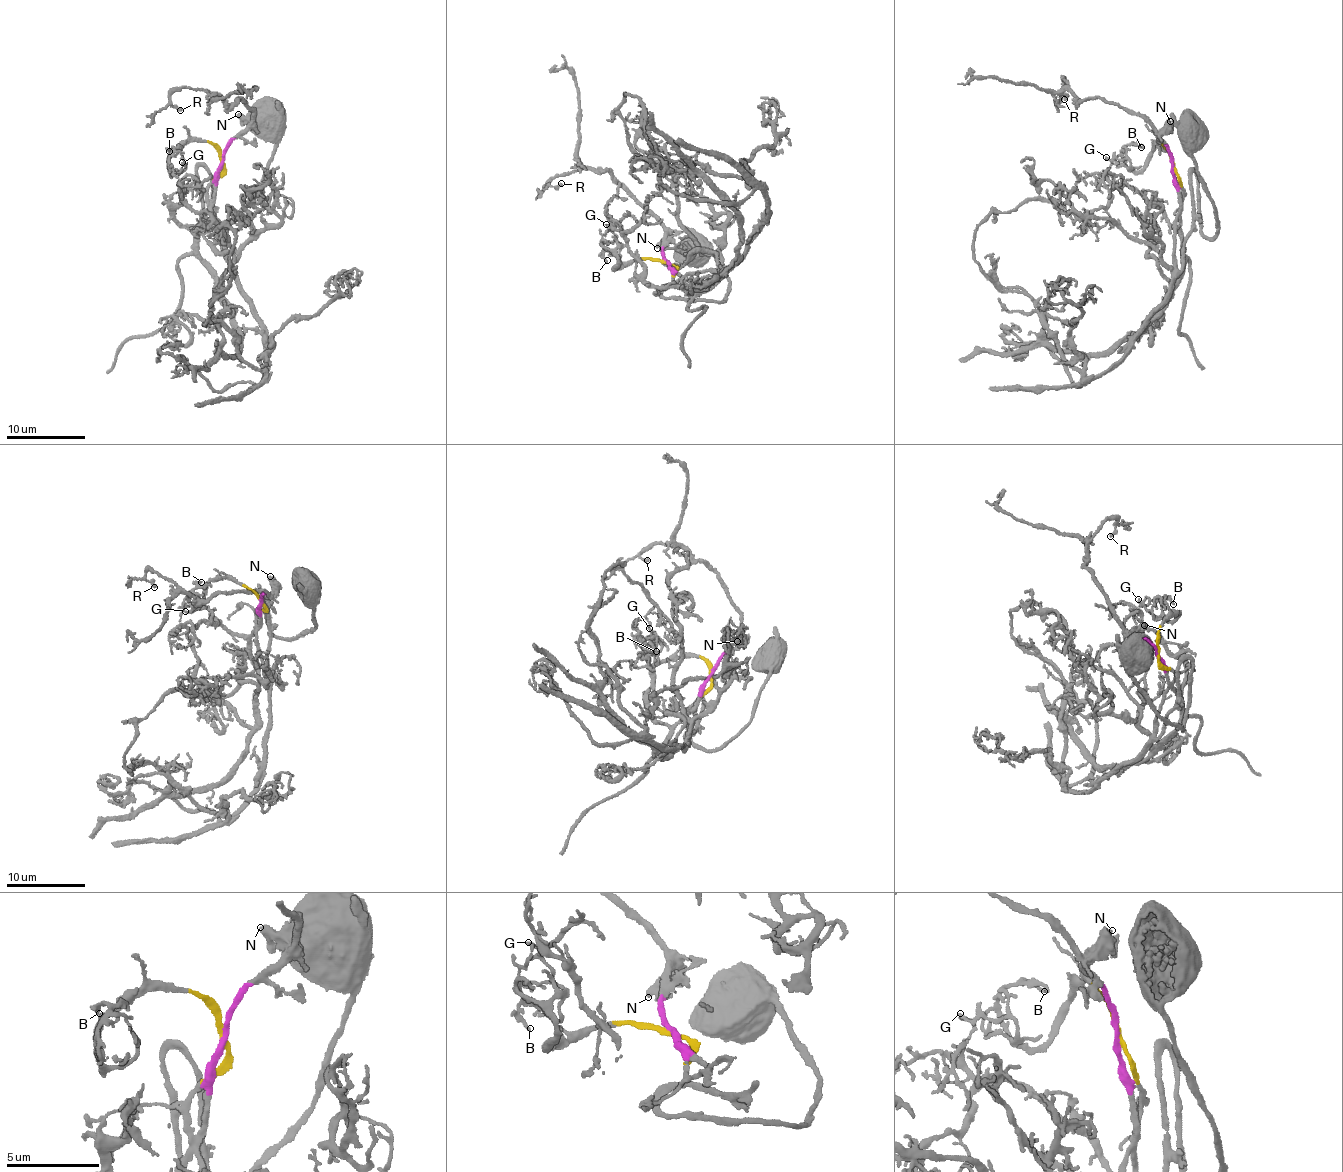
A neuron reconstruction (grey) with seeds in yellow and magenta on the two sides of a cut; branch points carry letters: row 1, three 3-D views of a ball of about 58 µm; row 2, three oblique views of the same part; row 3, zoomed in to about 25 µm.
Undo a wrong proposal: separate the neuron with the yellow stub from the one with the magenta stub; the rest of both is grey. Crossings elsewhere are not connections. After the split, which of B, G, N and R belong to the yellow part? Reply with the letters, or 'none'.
B, G

